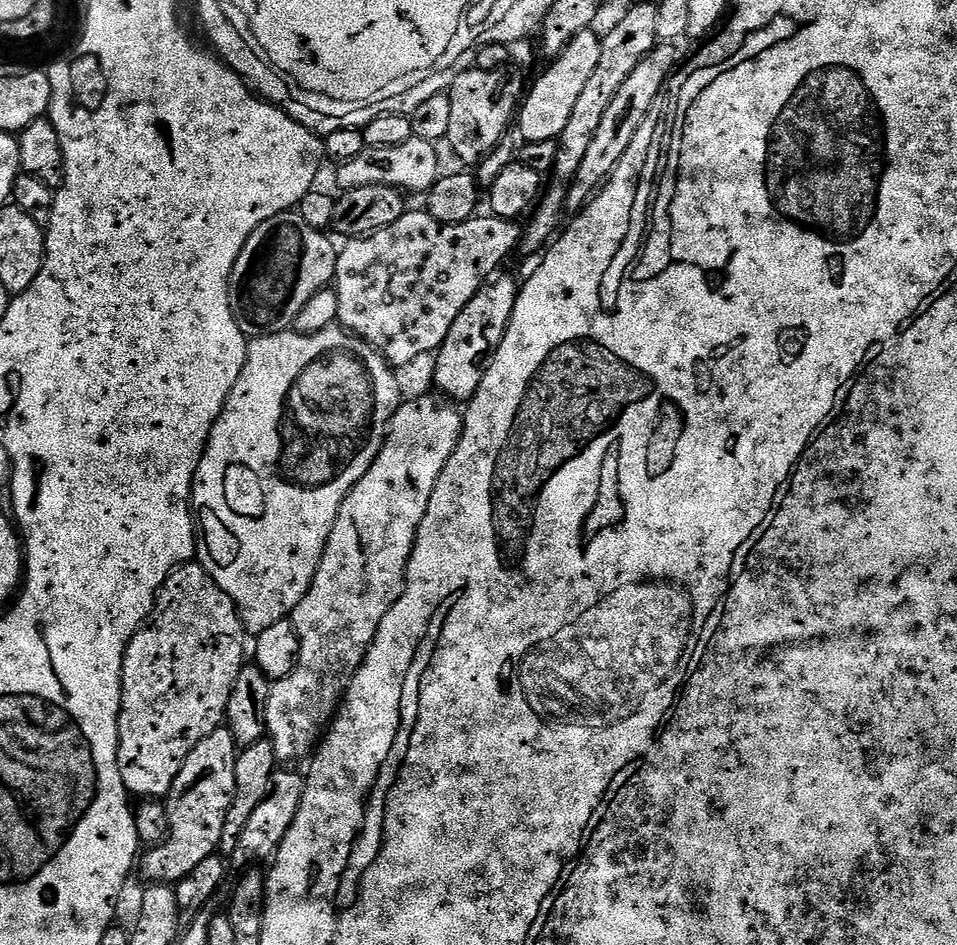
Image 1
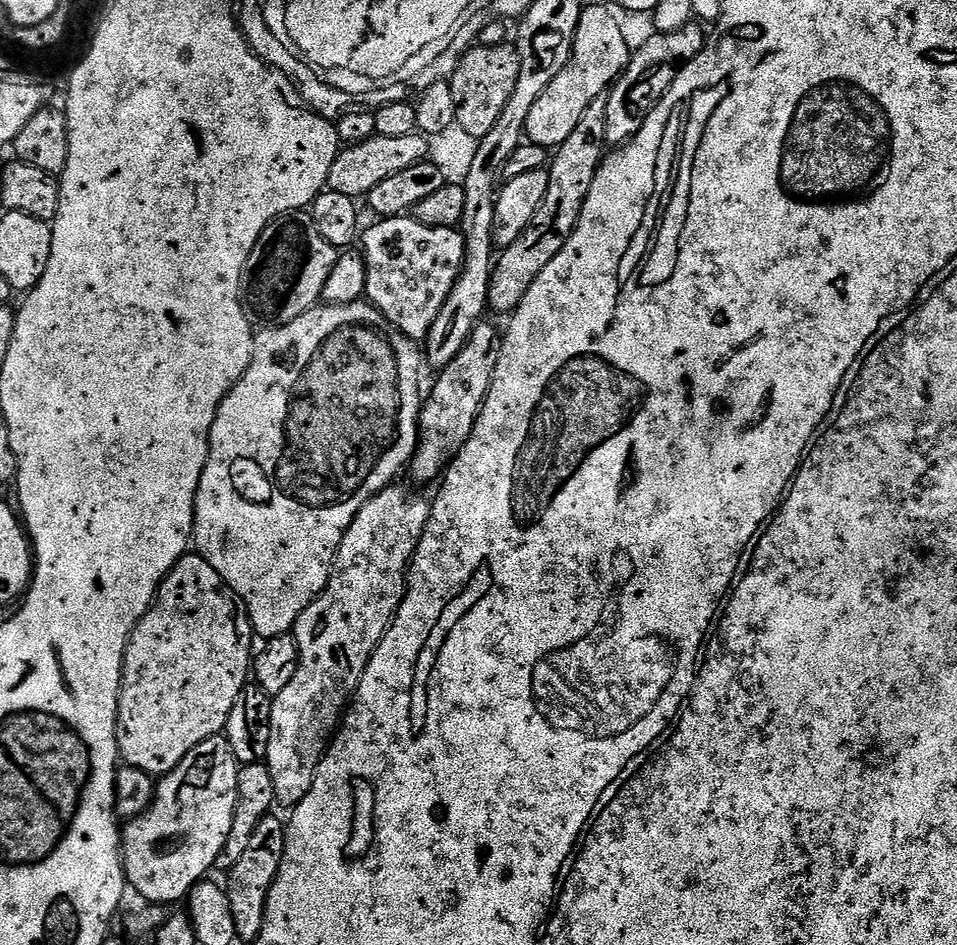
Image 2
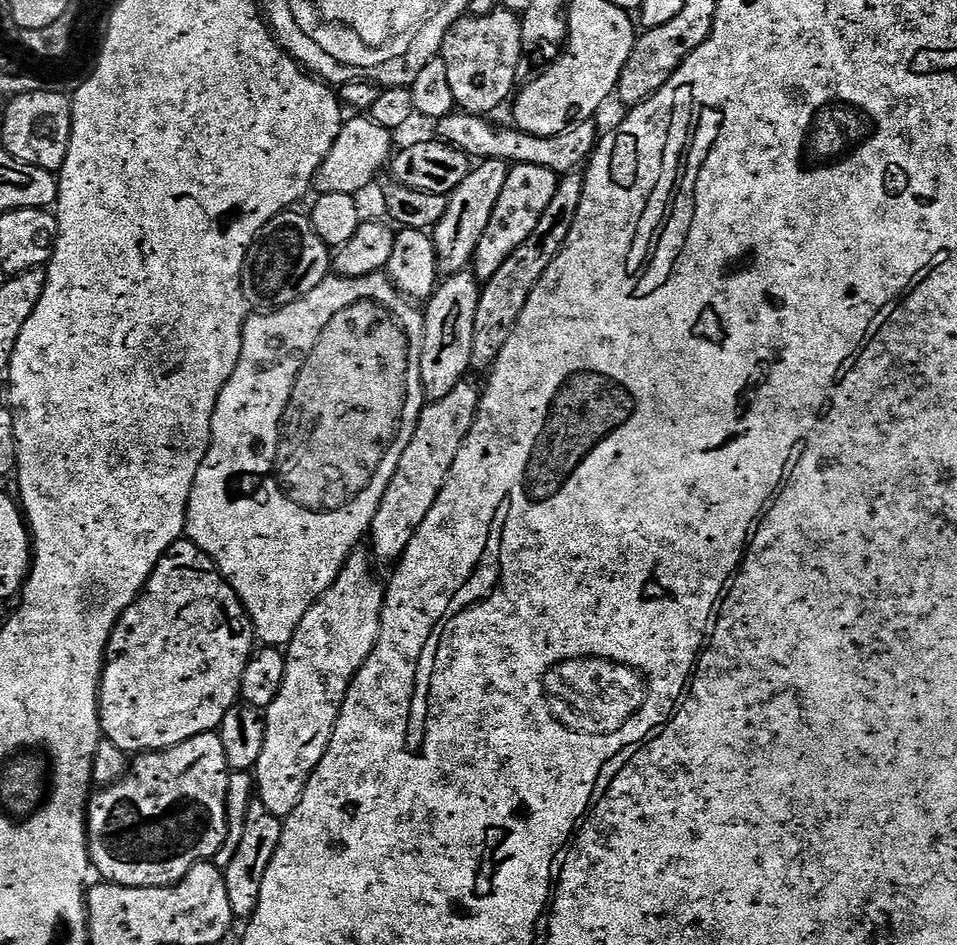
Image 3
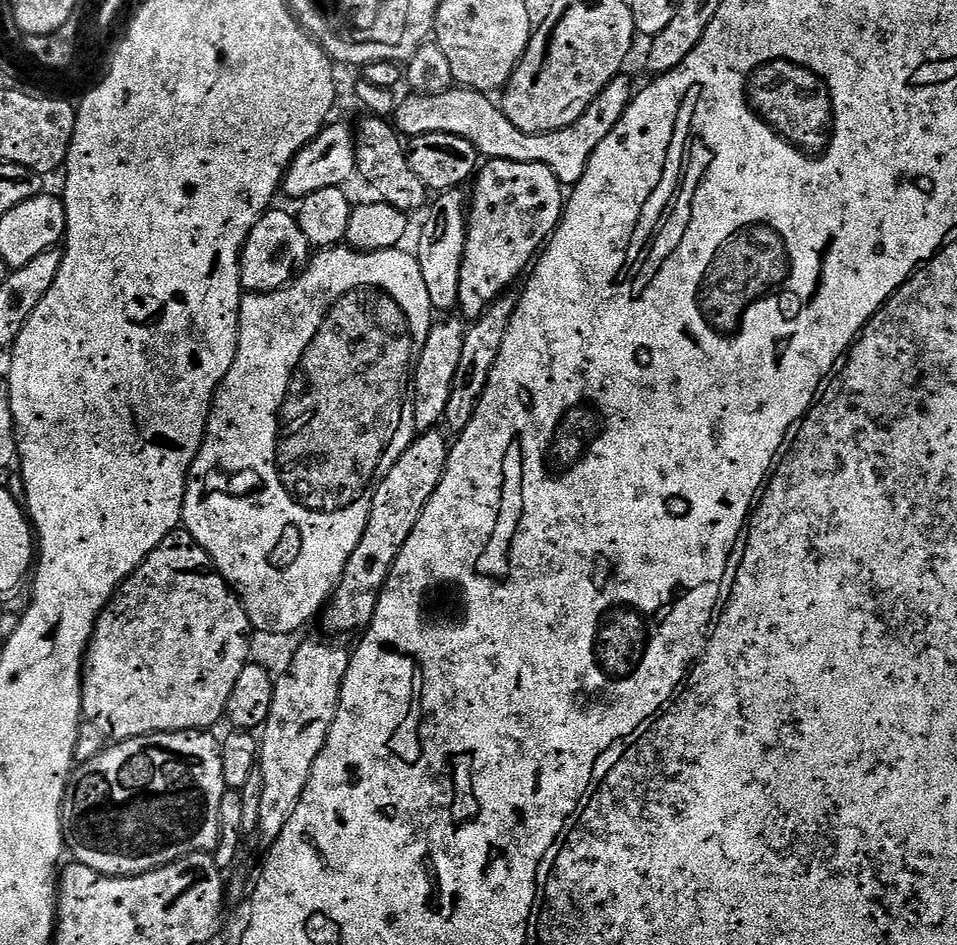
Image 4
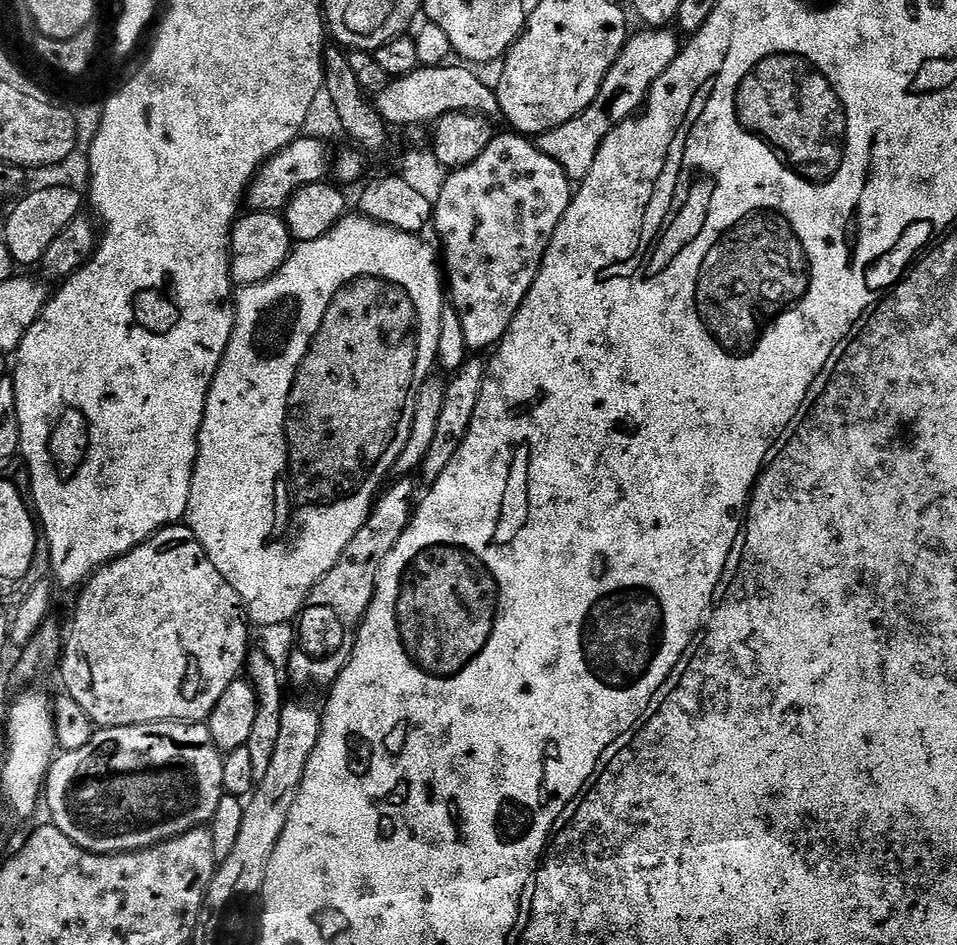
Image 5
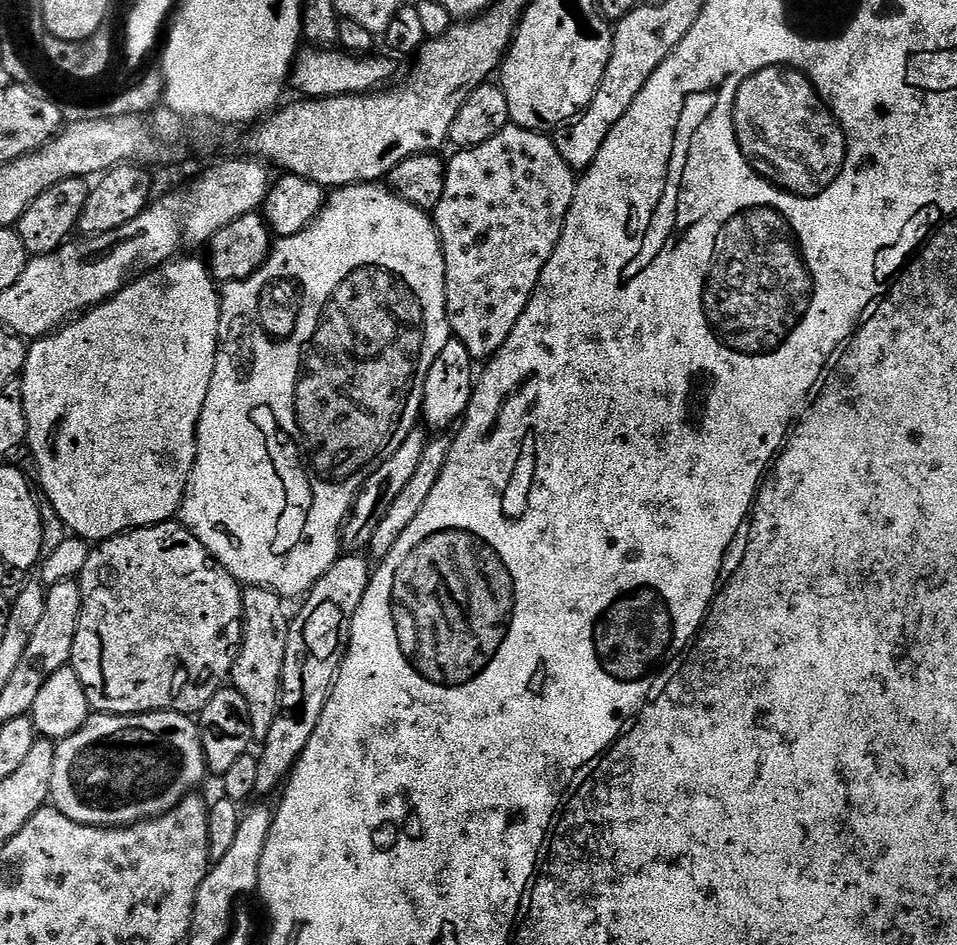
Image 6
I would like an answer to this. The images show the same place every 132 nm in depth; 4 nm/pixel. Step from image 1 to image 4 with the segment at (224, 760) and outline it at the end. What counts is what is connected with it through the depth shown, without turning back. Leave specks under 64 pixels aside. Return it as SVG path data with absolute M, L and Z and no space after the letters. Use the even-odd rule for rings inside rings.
M208 730L194 732L155 732L149 736L135 736L129 740L109 743L90 762L76 764L72 769L72 779L64 795L64 839L69 853L73 852L79 863L90 866L90 870L99 872L101 876L140 876L155 868L180 860L195 852L215 853L220 842L220 807L226 791L222 778L221 741L212 737Z

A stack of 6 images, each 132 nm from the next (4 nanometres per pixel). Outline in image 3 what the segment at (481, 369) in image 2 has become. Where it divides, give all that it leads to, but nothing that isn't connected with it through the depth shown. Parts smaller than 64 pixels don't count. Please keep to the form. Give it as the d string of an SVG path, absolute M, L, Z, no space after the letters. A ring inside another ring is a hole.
M461 382L458 386L454 386L454 390L450 390L450 394L446 394L446 398L425 403L421 410L418 422L414 426L414 434L410 438L406 450L402 450L402 458L398 458L398 470L394 470L394 478L390 478L390 486L386 486L386 494L382 494L382 502L372 519L370 529L372 548L370 547L370 552L377 561L399 561L400 557L404 555L406 546L410 546L410 538L414 538L414 534L418 530L418 526L422 526L426 514L430 514L430 506L434 506L438 494L444 489L444 483L450 474L450 466L454 466L454 458L458 458L458 450L462 446L466 434L470 434L470 430L474 426L476 411L480 409L481 389L468 383Z

